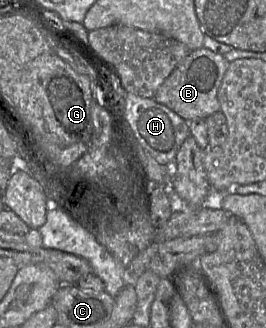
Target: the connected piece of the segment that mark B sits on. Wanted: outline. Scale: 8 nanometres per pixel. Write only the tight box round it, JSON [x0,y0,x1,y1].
[153,48,229,122]

